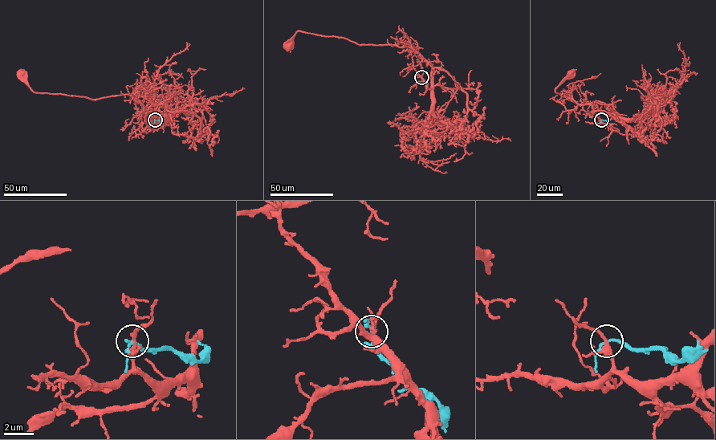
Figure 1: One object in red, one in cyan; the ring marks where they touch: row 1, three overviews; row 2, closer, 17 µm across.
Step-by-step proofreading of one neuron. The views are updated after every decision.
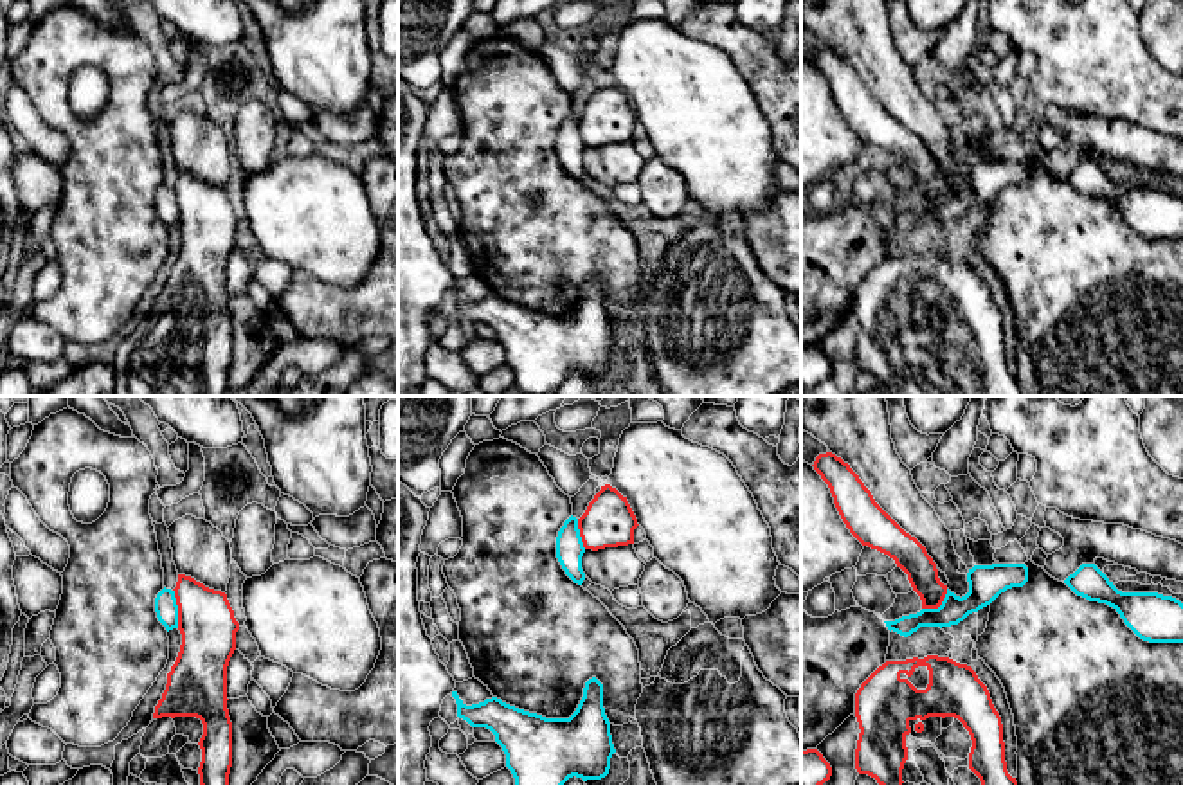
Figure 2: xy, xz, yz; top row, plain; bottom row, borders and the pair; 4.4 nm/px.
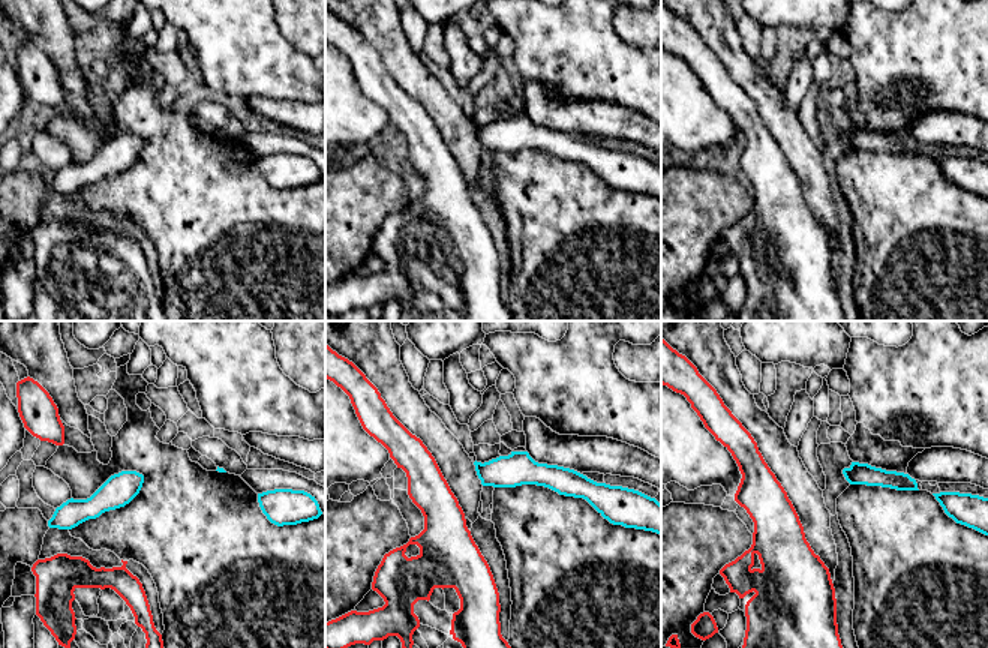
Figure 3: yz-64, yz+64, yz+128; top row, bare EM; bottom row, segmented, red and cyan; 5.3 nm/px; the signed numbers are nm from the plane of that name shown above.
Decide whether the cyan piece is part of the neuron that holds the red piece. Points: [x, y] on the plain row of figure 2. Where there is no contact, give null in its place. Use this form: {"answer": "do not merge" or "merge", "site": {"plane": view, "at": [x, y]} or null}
{"answer": "do not merge", "site": {"plane": "xy", "at": [179, 206]}}

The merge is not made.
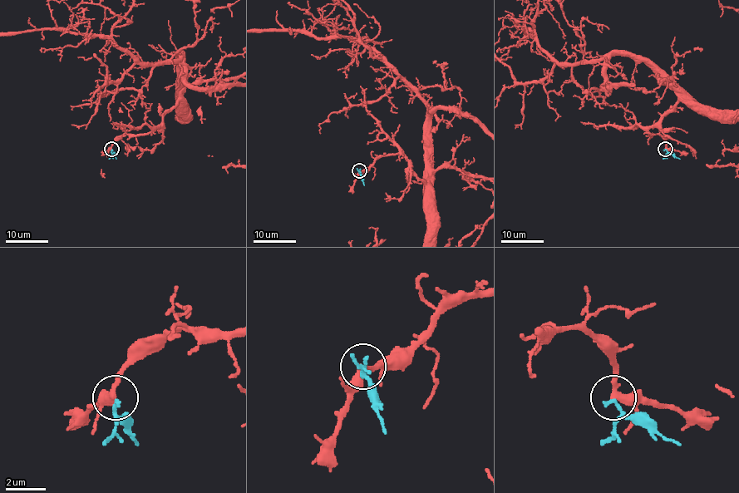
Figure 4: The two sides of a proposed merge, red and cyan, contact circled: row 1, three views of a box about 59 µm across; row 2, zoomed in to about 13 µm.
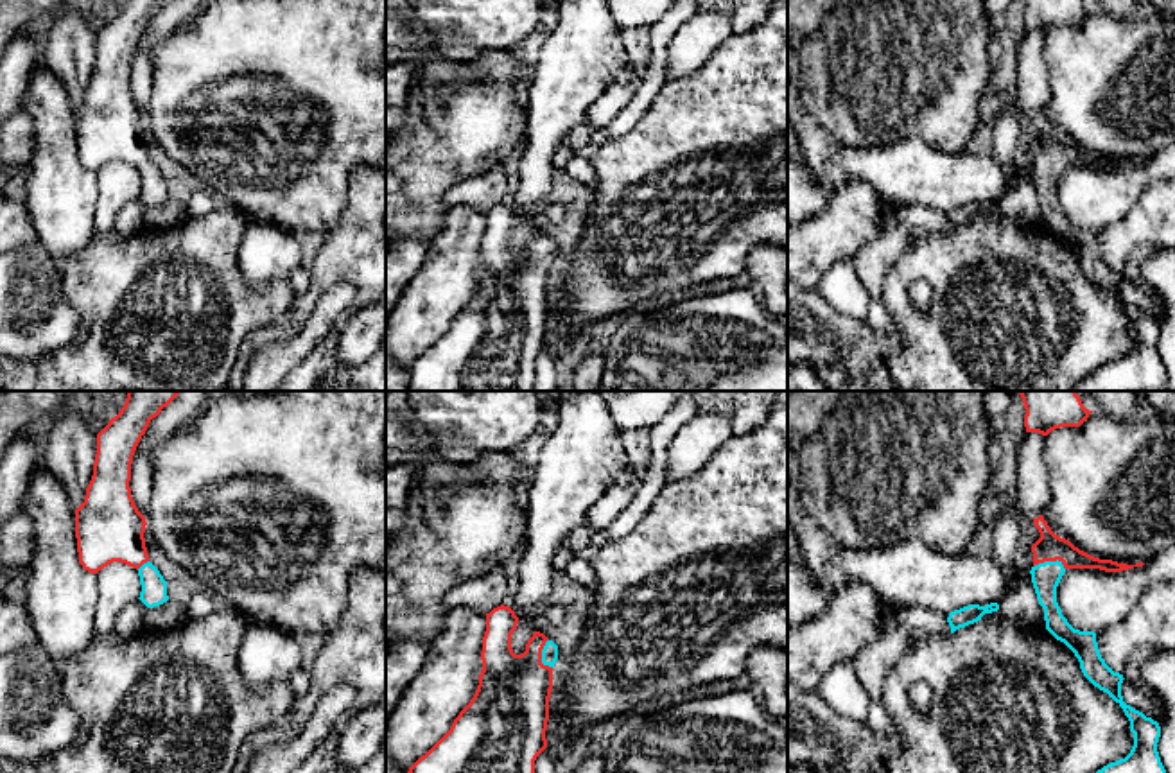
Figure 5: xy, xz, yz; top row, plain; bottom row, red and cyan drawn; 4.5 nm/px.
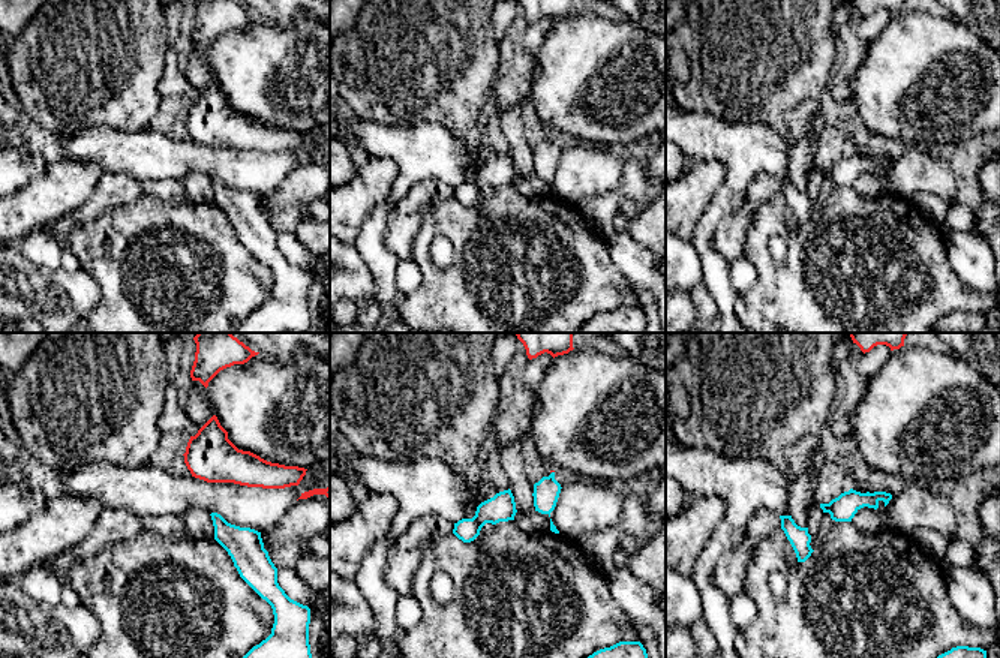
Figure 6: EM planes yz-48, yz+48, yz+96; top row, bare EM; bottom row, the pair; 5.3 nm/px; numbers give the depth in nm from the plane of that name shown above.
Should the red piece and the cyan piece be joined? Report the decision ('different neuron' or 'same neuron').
same neuron

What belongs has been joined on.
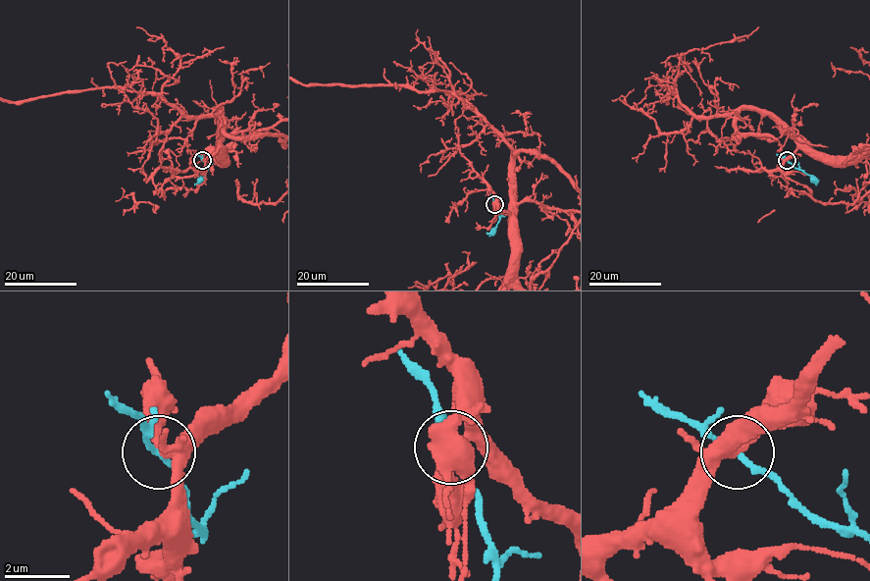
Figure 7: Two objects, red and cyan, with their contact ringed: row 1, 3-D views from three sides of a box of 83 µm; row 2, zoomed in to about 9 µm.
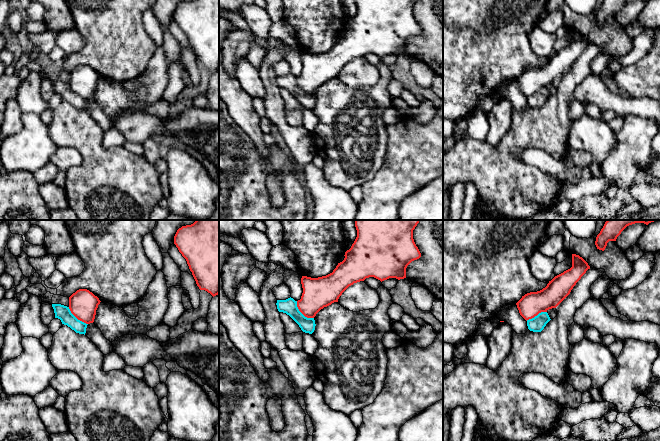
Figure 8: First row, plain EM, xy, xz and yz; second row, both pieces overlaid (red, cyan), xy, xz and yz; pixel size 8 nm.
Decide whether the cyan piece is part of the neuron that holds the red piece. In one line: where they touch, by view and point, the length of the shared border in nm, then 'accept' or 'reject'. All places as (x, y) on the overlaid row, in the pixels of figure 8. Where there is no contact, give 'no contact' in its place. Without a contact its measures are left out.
xz (302, 313) | 200 nm | reject

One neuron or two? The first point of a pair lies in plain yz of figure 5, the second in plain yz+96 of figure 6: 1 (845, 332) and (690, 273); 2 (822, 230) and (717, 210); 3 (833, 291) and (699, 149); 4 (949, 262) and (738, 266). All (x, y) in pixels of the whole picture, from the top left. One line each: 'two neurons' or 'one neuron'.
1: one neuron
2: two neurons
3: one neuron
4: two neurons

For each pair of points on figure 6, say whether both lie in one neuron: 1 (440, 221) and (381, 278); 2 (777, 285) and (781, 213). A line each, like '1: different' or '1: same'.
1: different
2: same

